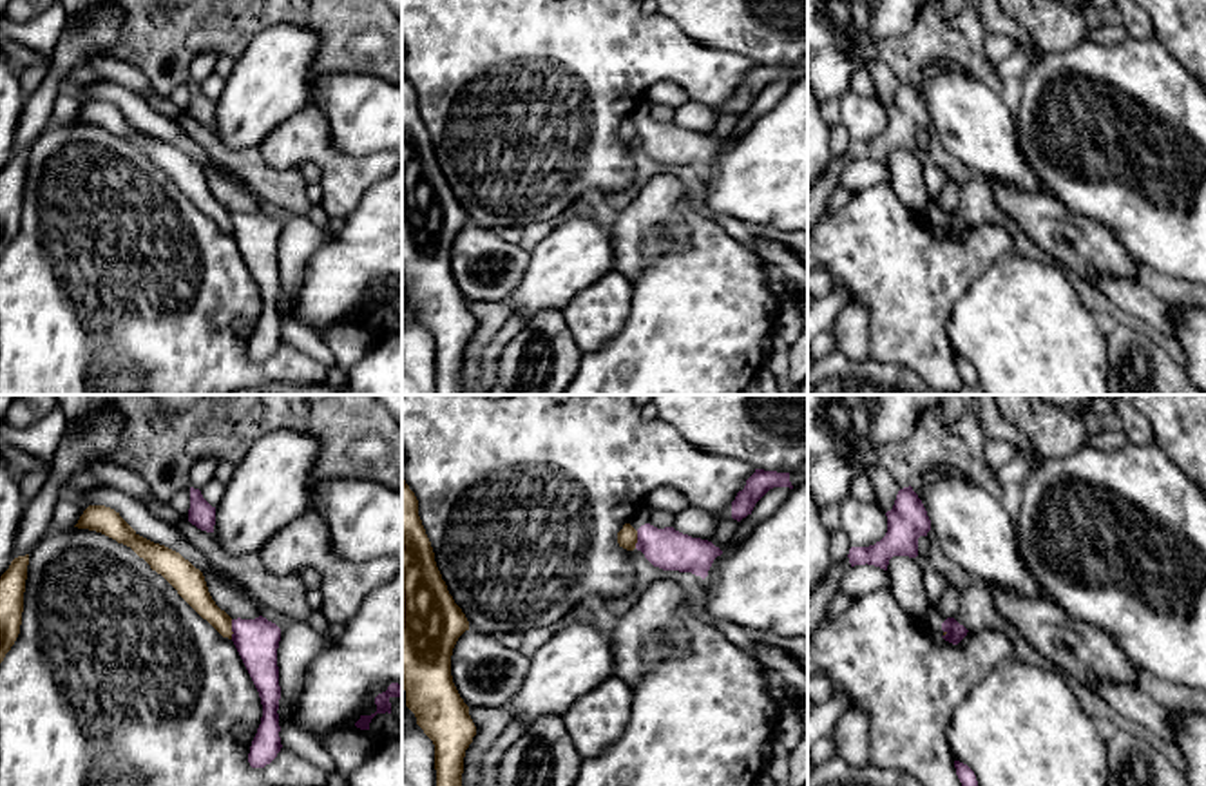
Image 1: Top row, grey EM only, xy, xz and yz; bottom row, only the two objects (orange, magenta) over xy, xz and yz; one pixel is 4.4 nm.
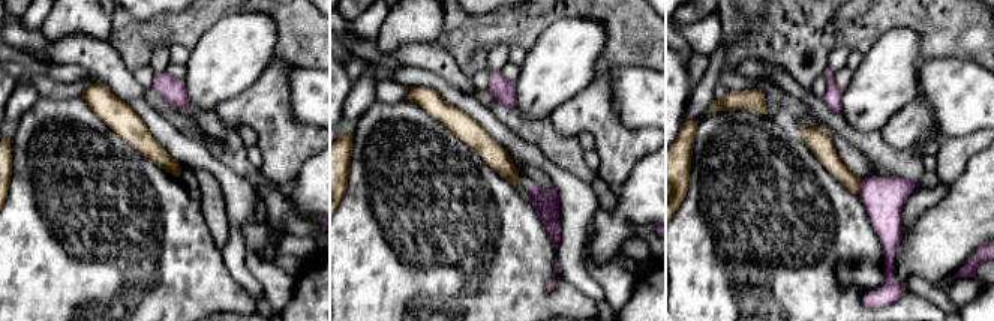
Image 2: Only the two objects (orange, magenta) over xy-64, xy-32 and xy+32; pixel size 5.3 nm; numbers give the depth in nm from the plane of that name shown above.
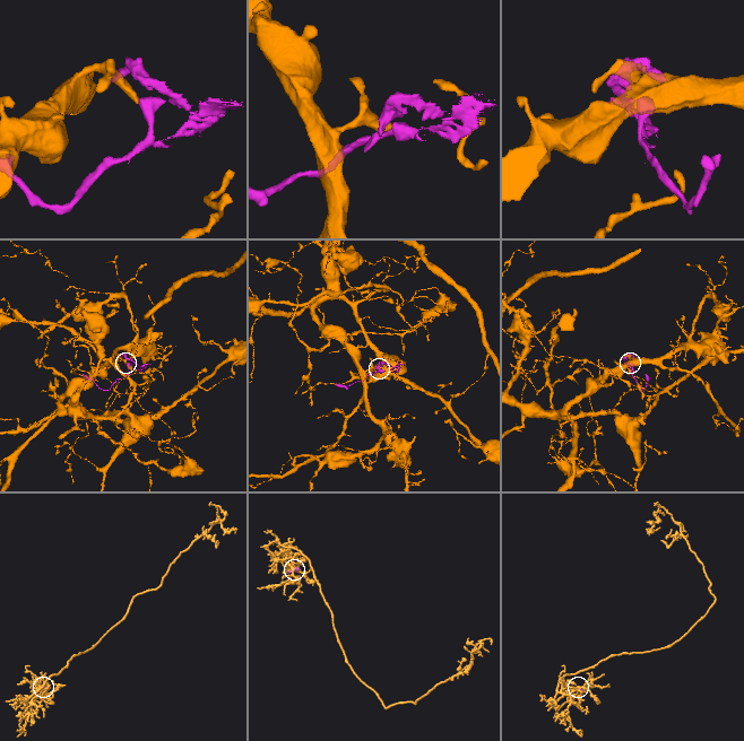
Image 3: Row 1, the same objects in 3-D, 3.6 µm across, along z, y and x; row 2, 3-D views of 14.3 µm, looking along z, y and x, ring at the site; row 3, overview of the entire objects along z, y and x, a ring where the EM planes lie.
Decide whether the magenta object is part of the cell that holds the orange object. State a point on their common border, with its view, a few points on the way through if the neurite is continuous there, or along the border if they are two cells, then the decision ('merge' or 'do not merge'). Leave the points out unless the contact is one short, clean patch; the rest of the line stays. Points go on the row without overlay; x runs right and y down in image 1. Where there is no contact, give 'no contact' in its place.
meets orange in xy at (230, 223); border along xy (230, 214), (232, 232); do not merge

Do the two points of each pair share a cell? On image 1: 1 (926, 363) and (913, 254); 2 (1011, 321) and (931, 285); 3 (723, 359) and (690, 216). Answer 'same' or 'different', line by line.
1: same
2: different
3: same

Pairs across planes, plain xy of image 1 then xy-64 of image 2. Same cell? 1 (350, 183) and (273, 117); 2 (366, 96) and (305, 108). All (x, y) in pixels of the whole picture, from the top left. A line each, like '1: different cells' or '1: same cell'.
1: same cell
2: same cell

